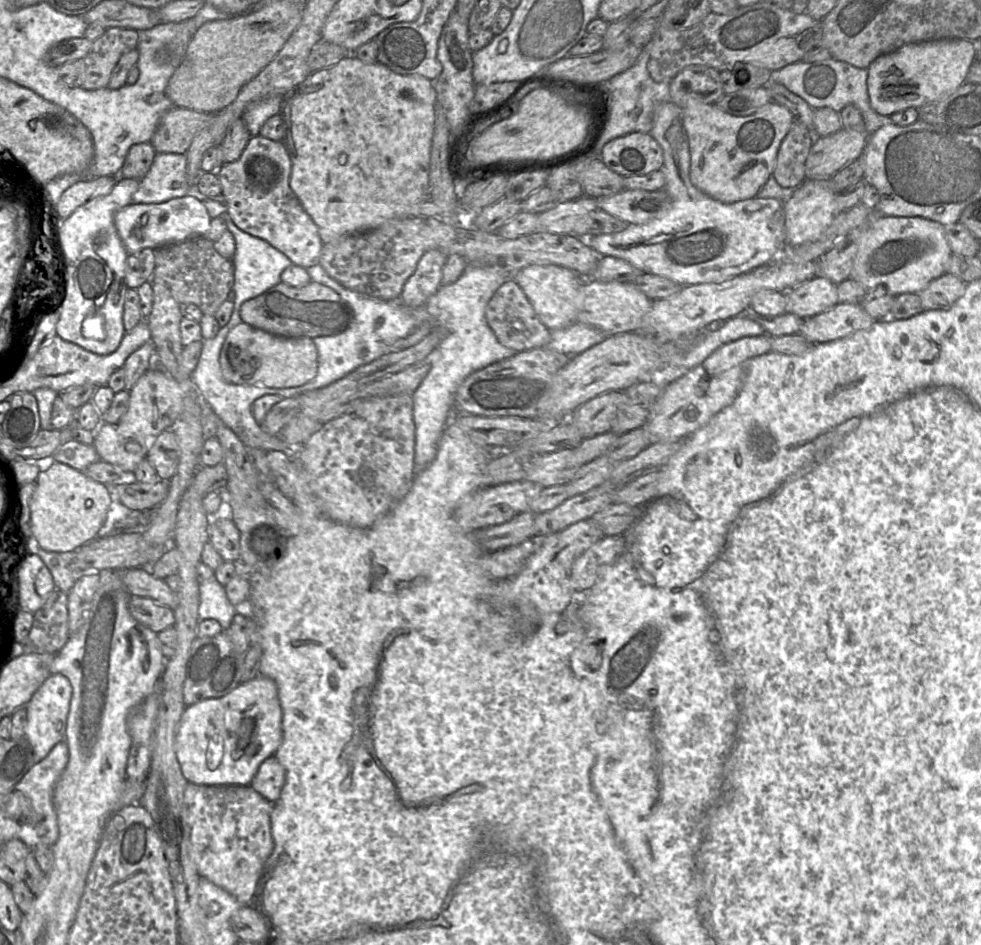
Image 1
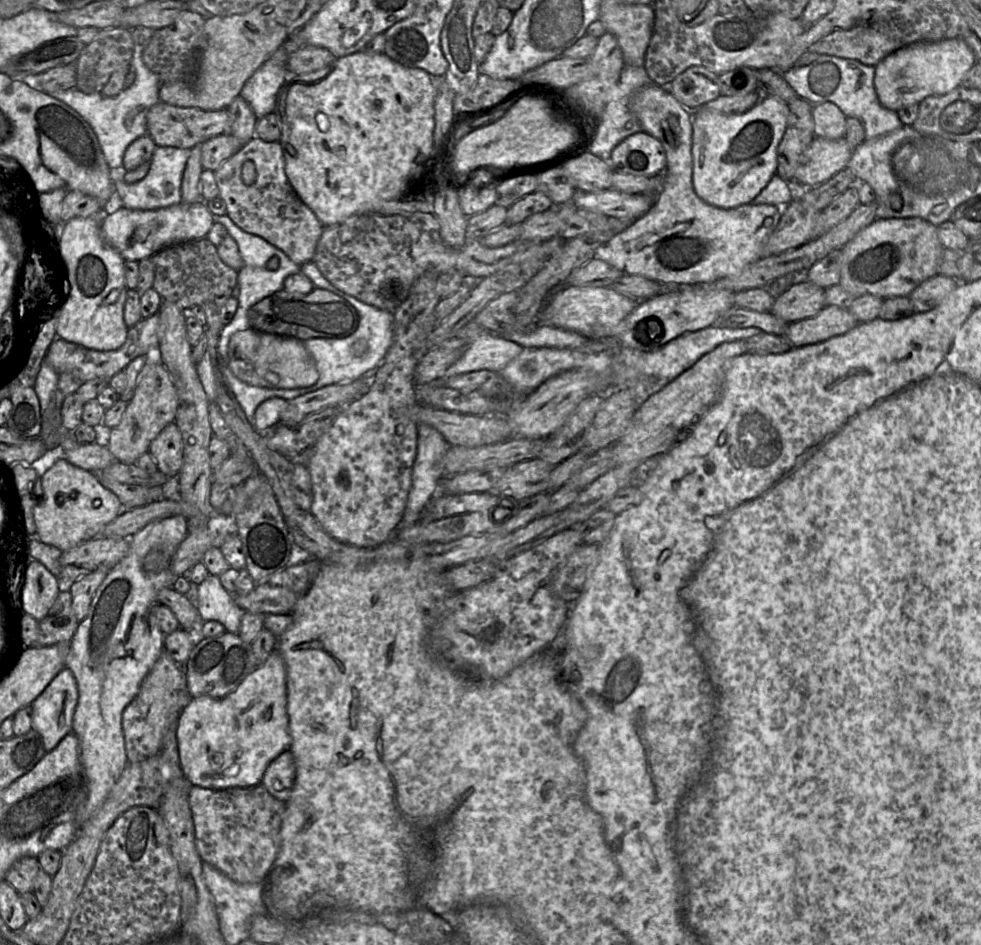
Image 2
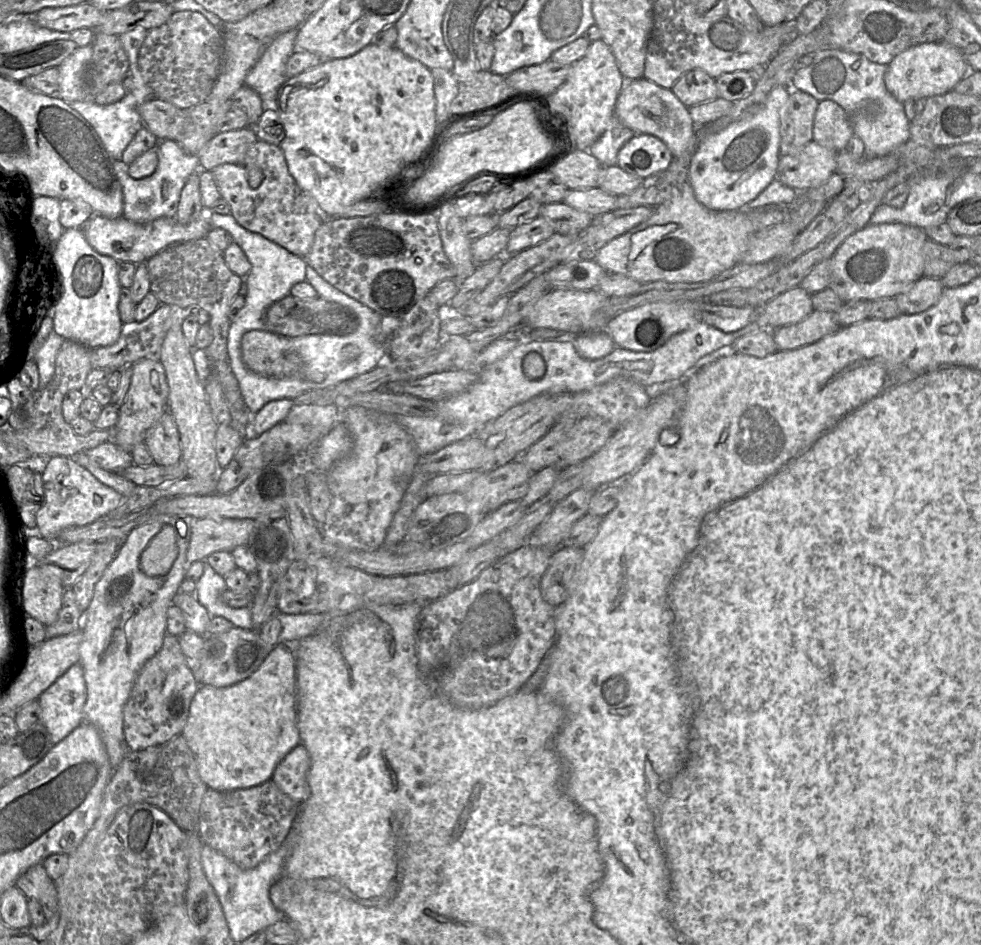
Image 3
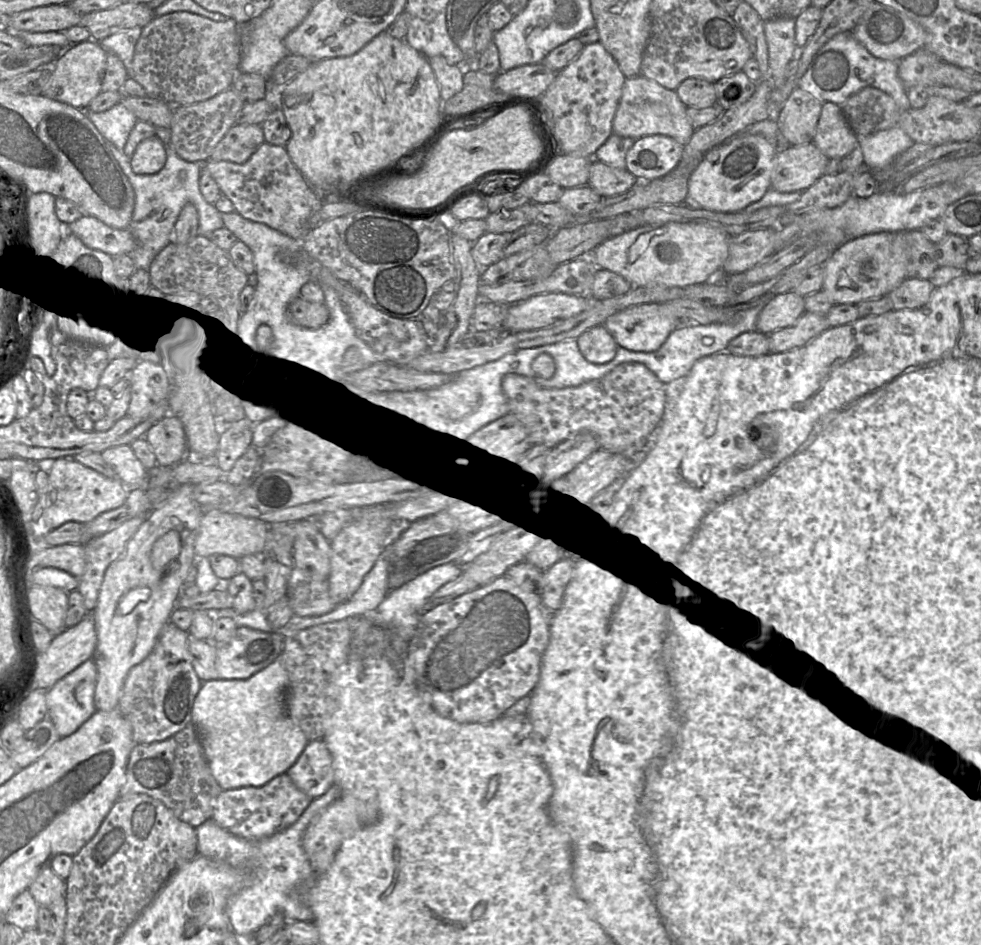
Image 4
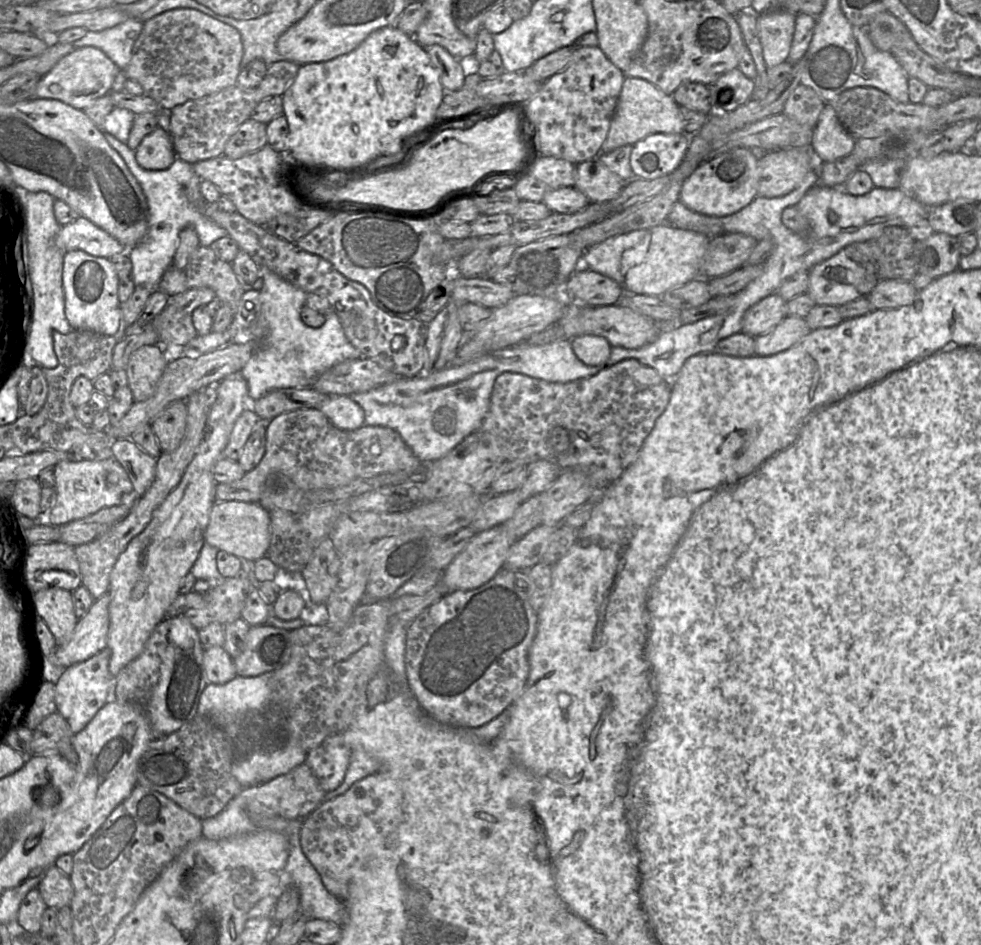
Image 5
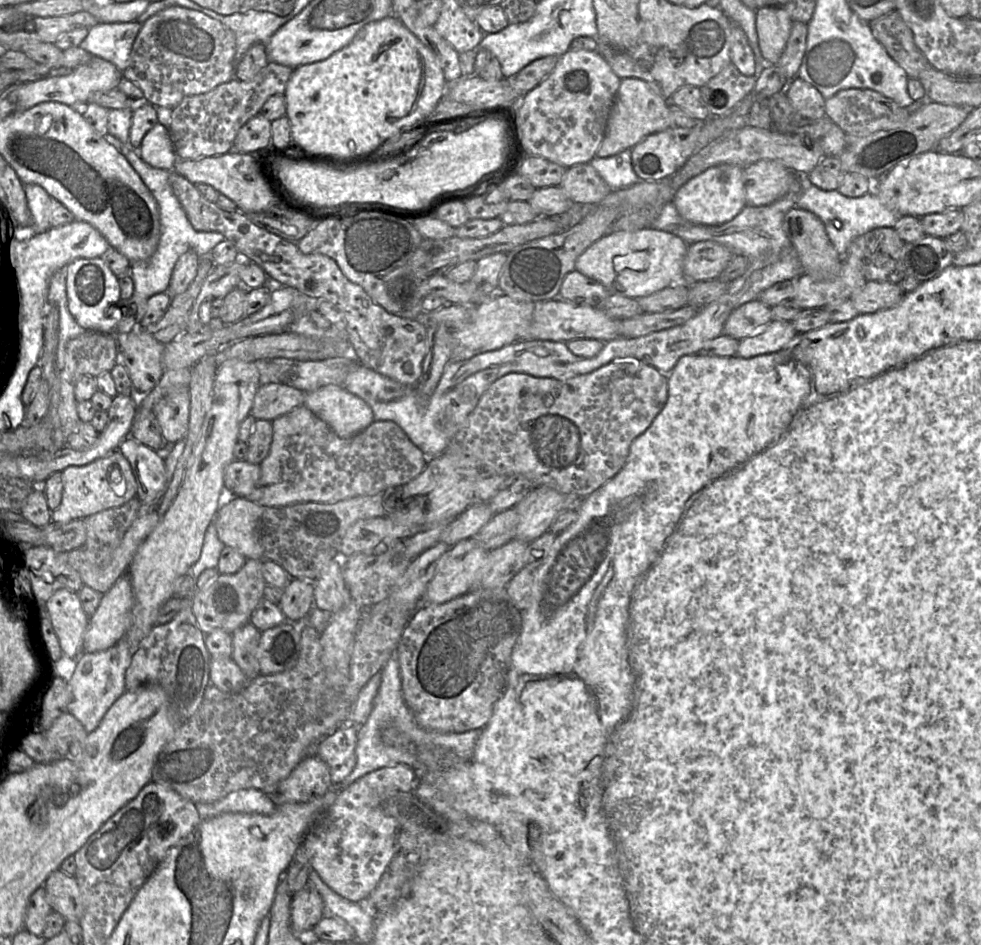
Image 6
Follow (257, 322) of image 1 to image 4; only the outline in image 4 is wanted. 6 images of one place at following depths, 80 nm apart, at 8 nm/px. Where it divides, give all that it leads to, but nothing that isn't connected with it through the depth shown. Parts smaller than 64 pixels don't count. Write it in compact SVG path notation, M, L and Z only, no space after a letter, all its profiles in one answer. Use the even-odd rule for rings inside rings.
M299 297L288 305L286 315L292 324L309 330L323 327L330 318L325 304L308 302Z

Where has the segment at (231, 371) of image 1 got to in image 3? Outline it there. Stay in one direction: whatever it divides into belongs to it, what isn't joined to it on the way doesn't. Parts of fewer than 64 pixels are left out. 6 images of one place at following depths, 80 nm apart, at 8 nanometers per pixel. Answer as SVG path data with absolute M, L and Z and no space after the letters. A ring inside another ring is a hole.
M269 331L246 332L241 339L241 354L248 369L268 377L295 377L303 367L289 338Z

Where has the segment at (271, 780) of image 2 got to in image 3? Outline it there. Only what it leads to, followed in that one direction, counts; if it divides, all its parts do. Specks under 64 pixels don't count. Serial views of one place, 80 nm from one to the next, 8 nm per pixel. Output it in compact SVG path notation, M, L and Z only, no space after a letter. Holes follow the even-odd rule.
M298 745L280 761L271 780L295 802L303 803L309 796L307 777L310 765L307 749Z

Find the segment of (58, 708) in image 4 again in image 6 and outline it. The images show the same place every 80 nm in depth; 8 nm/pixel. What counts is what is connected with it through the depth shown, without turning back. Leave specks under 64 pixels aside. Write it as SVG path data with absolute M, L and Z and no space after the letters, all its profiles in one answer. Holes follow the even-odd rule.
M125 637L106 650L93 653L82 652L68 681L71 700L68 712L90 733L94 731L111 705L126 691L125 672L131 663L130 646Z

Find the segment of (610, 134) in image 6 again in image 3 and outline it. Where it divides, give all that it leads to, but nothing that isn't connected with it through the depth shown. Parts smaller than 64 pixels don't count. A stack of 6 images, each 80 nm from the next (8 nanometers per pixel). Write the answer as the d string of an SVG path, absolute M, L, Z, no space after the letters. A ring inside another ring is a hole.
M644 77L626 80L616 102L615 115L623 125L637 134L649 134L659 138L674 158L685 151L696 131L689 109L680 102L671 89L663 88Z

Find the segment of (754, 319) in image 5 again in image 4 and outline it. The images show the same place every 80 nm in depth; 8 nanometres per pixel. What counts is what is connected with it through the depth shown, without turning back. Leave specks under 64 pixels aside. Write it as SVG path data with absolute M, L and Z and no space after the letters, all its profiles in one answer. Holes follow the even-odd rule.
M788 291L769 298L756 322L756 331L769 335L793 325L805 313L804 297Z

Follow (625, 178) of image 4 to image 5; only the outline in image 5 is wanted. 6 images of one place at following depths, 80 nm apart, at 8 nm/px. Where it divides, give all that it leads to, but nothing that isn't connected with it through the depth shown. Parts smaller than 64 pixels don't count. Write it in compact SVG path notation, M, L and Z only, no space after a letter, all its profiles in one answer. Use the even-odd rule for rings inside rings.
M597 158L576 165L574 187L580 190L590 203L611 201L619 195L625 183Z

